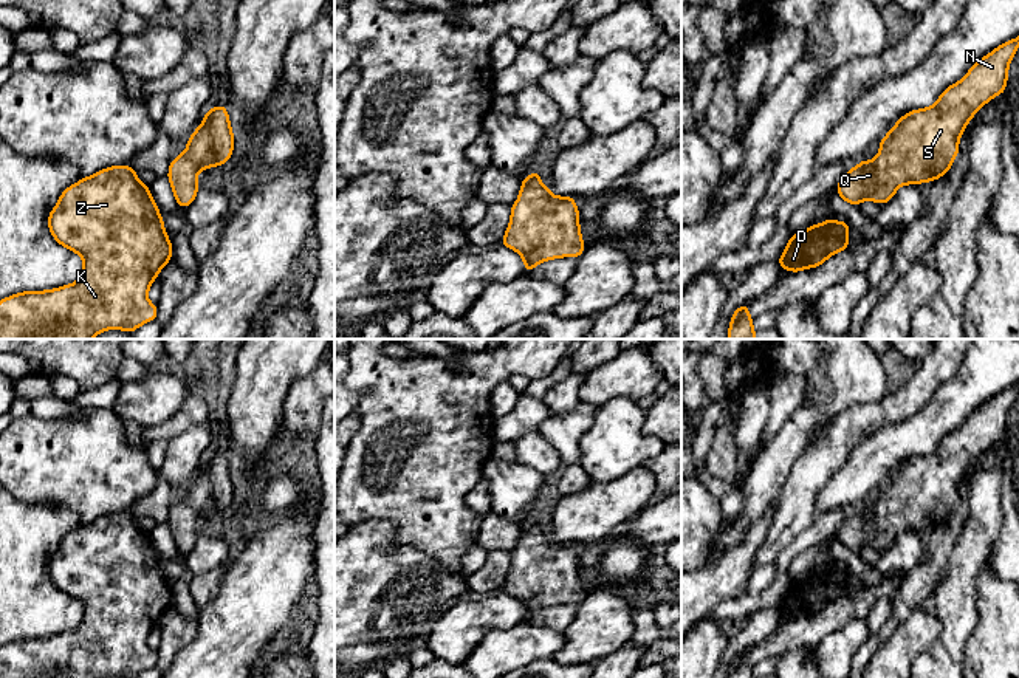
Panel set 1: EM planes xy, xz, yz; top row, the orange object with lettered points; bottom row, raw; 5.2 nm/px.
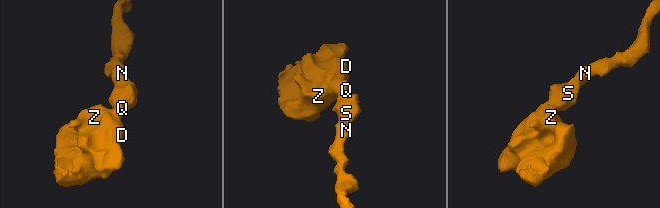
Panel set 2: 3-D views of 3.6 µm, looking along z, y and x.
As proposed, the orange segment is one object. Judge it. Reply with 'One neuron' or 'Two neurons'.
One neuron

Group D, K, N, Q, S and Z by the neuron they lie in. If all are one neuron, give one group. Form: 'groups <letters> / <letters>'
groups D K N Q S Z

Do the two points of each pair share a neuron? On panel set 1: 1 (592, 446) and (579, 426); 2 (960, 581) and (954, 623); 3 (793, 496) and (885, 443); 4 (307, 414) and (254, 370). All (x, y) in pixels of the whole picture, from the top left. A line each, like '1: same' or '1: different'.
1: different
2: same
3: different
4: different

